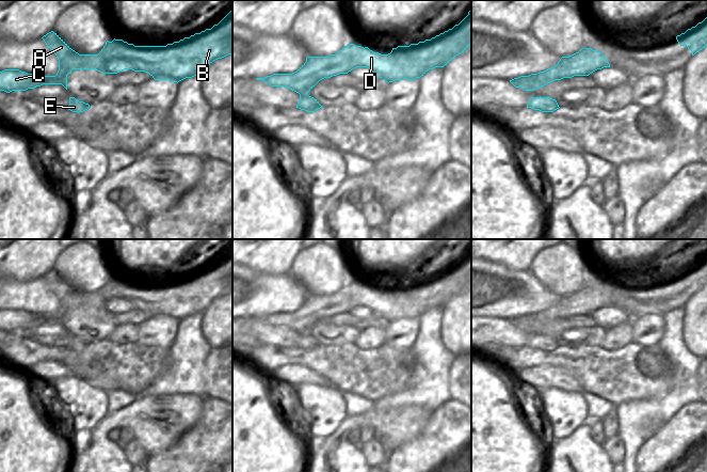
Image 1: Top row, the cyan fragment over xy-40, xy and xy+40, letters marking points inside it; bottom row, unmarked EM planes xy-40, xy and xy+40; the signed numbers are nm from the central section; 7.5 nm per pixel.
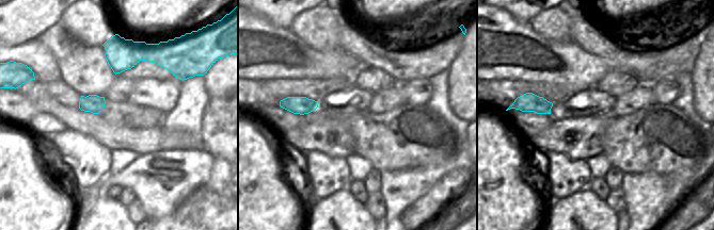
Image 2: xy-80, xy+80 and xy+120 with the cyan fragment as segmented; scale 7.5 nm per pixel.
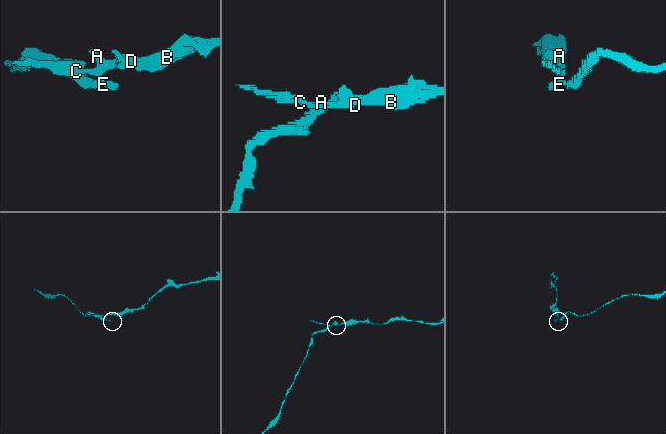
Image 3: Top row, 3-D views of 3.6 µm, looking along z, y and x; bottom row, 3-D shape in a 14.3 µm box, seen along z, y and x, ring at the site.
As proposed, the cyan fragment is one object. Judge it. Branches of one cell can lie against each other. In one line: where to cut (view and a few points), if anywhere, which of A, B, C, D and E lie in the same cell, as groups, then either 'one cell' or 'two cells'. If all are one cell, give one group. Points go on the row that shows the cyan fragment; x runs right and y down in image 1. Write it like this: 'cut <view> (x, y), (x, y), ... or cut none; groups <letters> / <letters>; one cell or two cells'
cut xy (300, 94), (307, 95); groups A B C D / E; two cells

